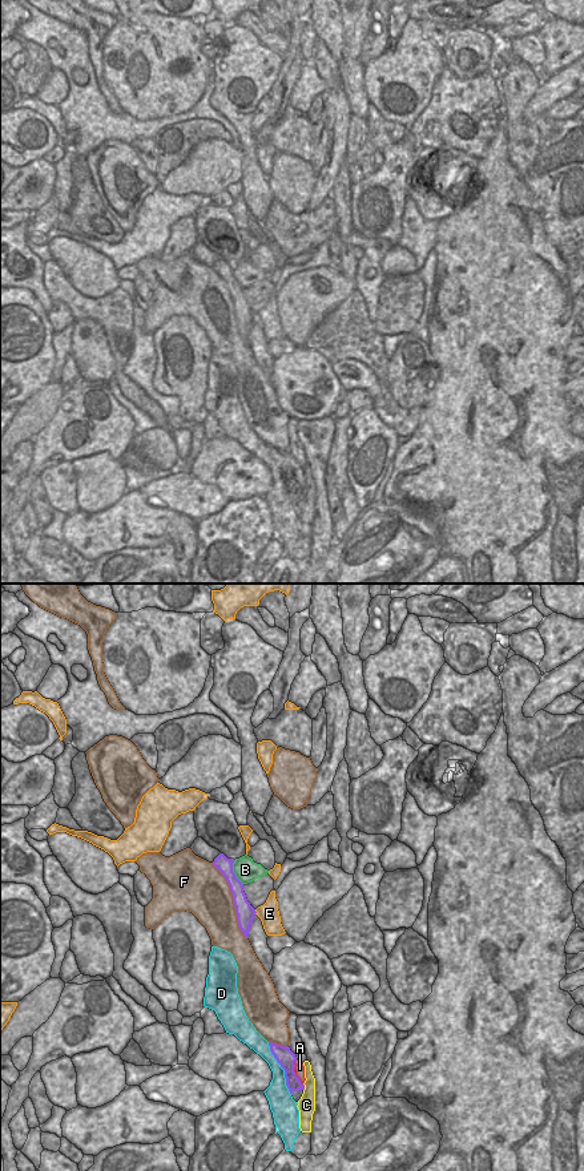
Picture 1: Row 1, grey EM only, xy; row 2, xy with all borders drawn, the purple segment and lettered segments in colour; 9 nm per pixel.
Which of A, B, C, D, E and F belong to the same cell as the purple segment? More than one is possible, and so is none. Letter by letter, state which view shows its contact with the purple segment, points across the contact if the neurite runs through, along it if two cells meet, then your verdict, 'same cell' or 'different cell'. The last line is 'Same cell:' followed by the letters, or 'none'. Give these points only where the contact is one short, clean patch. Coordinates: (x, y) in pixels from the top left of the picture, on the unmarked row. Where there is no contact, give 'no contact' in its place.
A: xy | across xy (285, 461), (294, 477), (299, 473) | same cell
B: xy | along xy (233, 265), (233, 277), (242, 289) | different cell
C: xy | different cell
D: xy | different cell
E: xy | different cell
F: xy | different cell
Same cell: A

